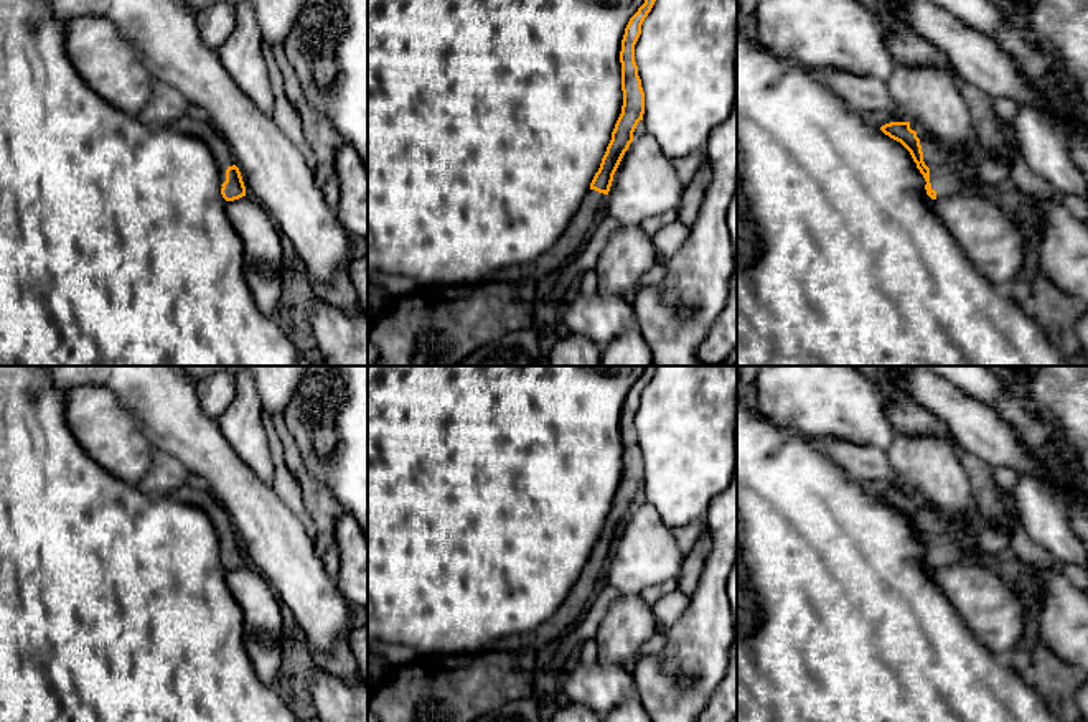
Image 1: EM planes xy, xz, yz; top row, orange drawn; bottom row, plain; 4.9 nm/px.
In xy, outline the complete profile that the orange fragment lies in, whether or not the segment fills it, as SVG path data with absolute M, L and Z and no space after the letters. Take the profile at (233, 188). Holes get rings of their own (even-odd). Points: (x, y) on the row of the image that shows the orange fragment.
M183 115L168 124L168 127L196 137L206 143L216 160L221 178L221 195L226 201L234 201L246 196L246 186L241 171L236 166L229 143L223 138L221 132L211 122L201 122Z

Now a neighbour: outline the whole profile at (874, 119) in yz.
M895 107L890 112L869 112L862 115L864 122L870 127L880 129L890 122L907 122L902 109Z

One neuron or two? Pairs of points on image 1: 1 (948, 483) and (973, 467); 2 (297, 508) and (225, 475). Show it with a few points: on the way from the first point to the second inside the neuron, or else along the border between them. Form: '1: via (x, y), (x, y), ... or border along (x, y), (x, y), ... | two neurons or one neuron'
1: border along (945, 439), (952, 442), (968, 477), (973, 498) | two neurons
2: border along (271, 485), (304, 531) | two neurons

